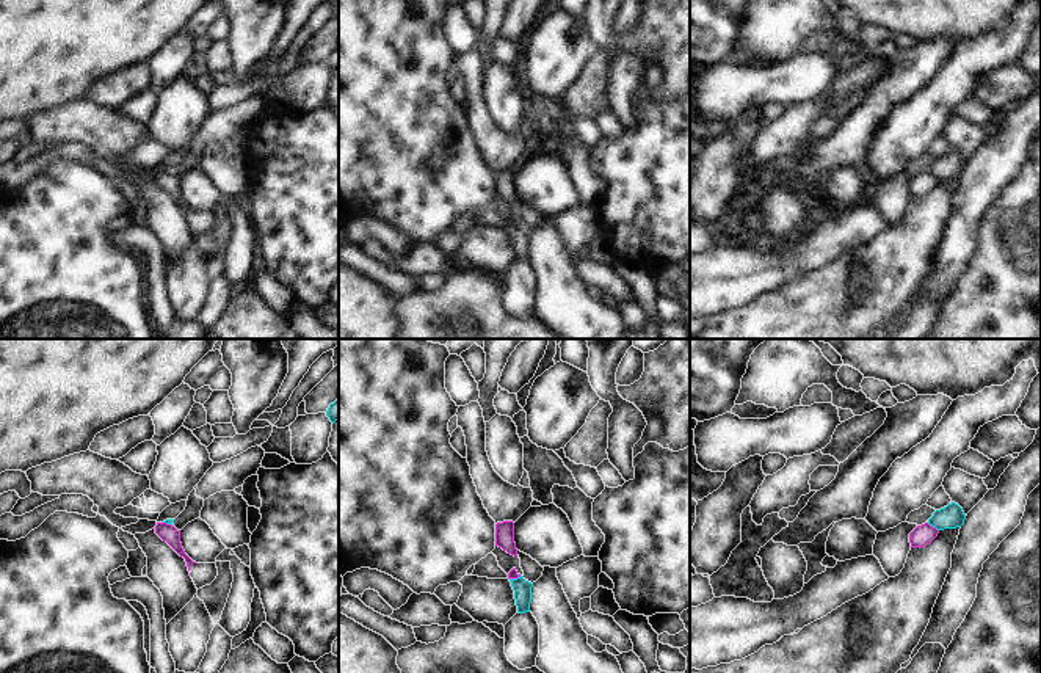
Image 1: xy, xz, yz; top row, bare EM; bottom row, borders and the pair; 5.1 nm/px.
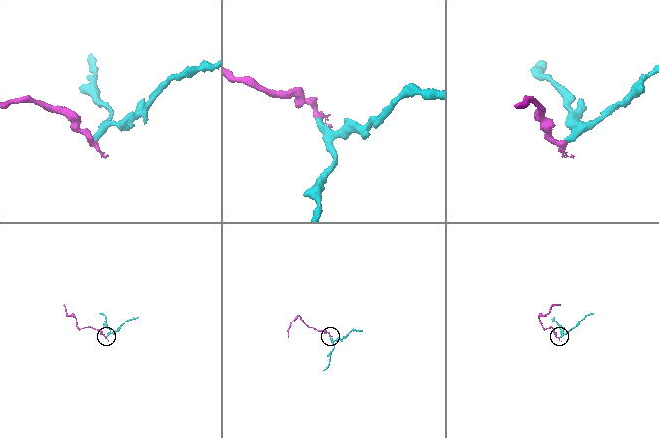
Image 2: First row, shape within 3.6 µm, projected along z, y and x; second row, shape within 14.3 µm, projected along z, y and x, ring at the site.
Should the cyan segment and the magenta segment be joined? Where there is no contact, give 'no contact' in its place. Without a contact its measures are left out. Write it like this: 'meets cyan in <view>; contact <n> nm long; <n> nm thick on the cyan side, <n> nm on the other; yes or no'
meets cyan in yz; contact 80 nm long; 120 nm thick on the cyan side, 110 nm on the other; no

